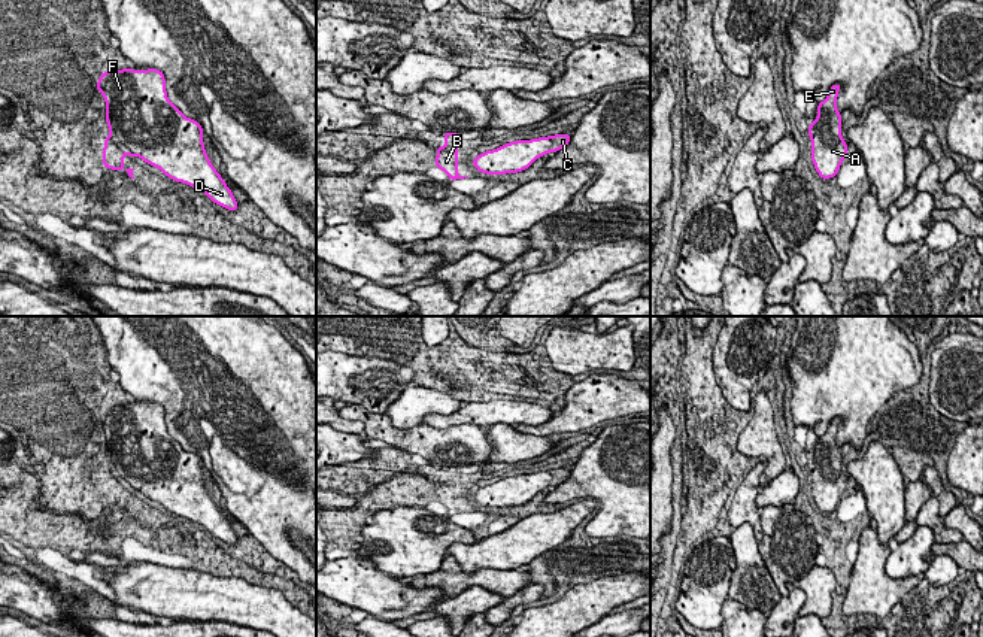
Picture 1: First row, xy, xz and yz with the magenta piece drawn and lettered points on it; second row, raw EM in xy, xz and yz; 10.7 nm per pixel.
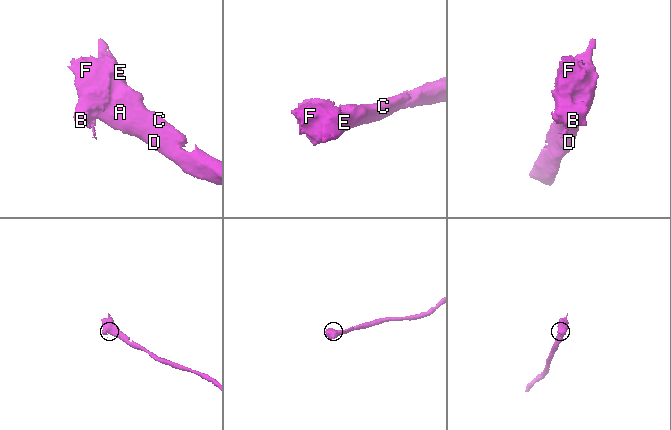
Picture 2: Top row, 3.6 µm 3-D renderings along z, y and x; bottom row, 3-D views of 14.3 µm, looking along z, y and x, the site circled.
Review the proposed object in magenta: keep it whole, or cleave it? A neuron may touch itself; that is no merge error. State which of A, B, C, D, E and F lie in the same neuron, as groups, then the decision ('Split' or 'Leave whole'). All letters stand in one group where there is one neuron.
Groups: A B C D E F. Leave whole

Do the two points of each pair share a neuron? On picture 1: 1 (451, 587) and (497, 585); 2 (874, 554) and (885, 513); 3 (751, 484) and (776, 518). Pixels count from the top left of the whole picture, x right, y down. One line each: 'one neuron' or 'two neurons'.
1: one neuron
2: two neurons
3: two neurons

